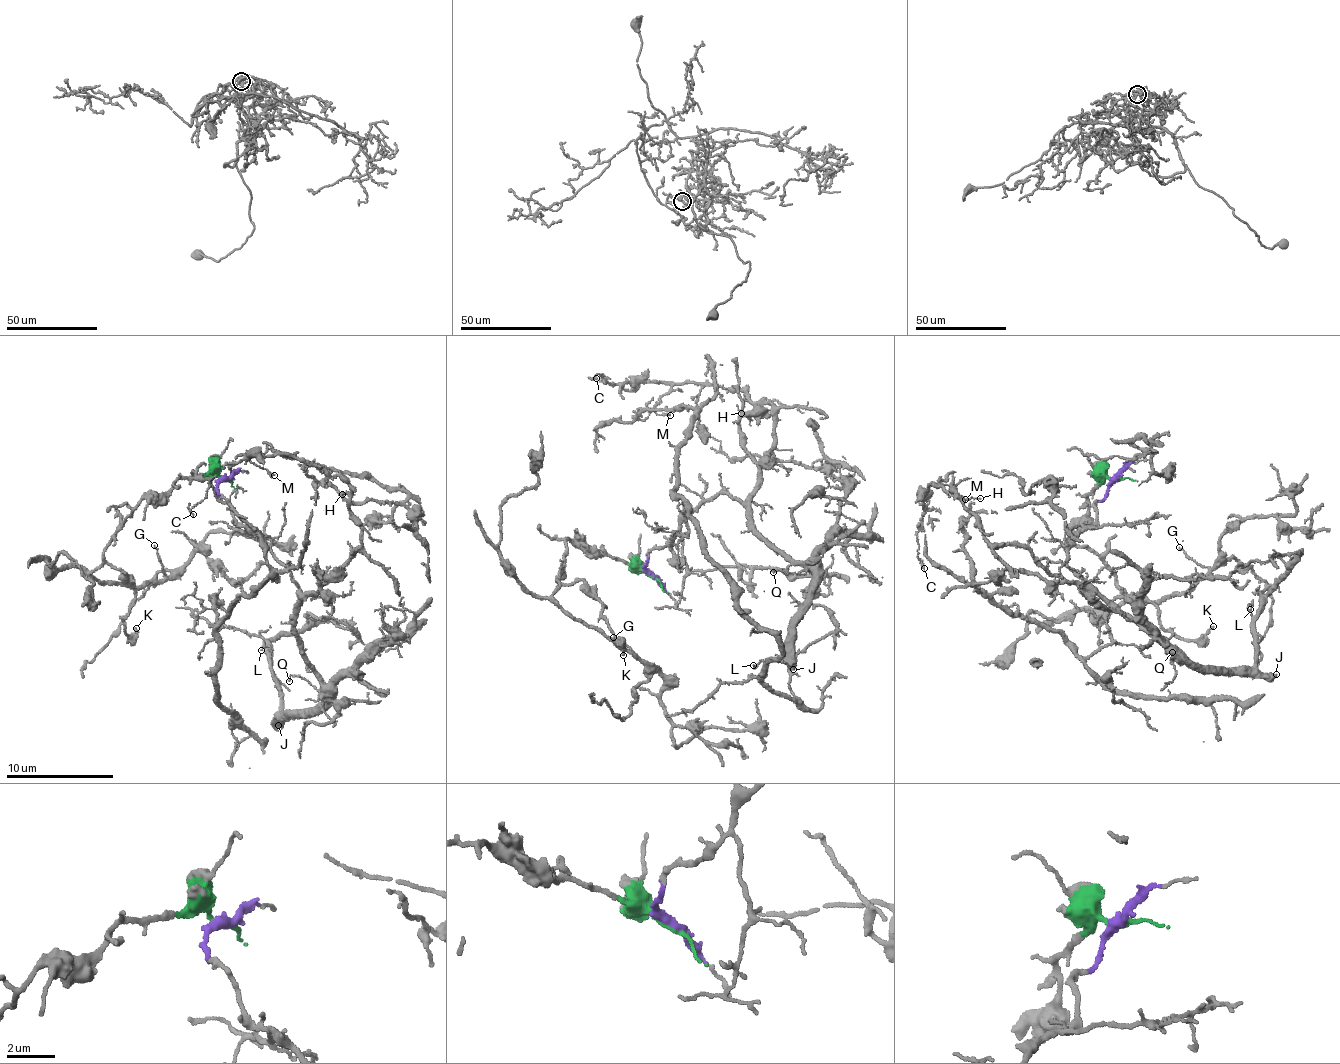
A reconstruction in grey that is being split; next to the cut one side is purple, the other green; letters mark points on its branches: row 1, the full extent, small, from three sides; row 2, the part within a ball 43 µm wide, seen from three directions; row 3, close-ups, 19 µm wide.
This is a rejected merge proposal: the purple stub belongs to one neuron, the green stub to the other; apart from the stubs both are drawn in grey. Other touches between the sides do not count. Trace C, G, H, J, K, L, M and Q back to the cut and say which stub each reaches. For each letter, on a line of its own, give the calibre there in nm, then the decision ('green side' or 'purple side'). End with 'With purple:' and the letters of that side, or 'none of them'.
C: 130 nm | purple side
G: 110 nm | green side
H: 110 nm | purple side
J: 500 nm | purple side
K: 180 nm | green side
L: 140 nm | purple side
M: 160 nm | purple side
Q: 100 nm | purple side
With purple: C, H, J, L, M, Q

